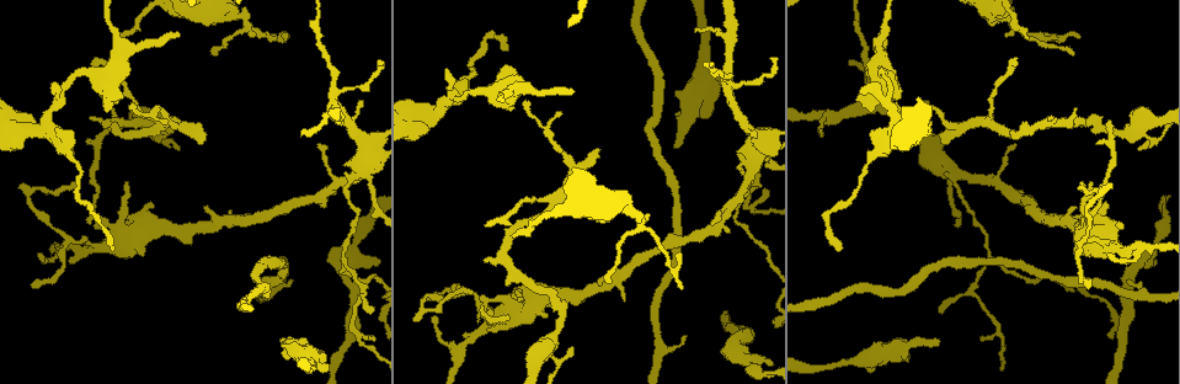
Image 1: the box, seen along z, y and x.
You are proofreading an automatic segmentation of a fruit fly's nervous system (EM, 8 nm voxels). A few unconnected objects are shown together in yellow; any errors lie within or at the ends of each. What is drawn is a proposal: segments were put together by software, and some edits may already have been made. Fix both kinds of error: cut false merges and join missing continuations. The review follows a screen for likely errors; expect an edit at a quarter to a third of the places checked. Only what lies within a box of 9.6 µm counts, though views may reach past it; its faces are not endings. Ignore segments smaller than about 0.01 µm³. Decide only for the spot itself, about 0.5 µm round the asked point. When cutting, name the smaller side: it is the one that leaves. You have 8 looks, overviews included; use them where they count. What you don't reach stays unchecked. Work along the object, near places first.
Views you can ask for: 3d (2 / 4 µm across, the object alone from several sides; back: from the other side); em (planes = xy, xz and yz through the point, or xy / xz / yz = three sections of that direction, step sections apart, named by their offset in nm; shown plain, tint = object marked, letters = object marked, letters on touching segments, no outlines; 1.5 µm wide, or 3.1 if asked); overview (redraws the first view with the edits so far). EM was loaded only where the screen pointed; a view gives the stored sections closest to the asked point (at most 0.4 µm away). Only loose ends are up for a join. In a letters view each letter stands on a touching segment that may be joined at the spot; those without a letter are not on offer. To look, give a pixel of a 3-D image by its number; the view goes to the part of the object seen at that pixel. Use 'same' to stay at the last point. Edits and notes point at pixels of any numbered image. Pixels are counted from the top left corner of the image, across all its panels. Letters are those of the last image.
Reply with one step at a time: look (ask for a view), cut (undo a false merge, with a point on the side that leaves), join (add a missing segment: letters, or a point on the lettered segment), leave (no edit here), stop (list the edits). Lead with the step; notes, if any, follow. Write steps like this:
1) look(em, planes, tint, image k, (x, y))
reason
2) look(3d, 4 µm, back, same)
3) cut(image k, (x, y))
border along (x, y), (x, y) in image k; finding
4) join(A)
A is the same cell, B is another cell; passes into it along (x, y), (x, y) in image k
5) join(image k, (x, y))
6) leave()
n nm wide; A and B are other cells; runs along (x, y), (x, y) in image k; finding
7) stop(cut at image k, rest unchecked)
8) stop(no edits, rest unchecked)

look(3d, 2 µm, image 1, (642, 226))
branch point

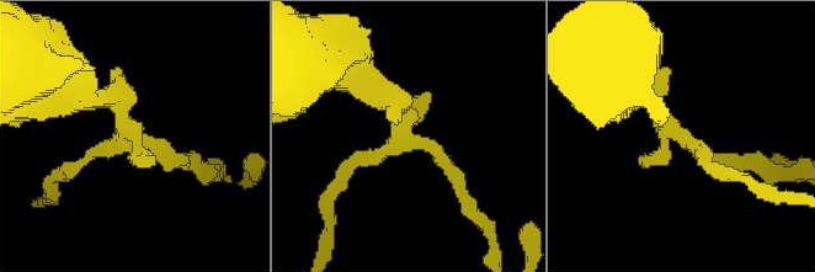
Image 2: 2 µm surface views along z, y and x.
look(em, xz, step 8, tint, image 2, (402, 126))
now the EM

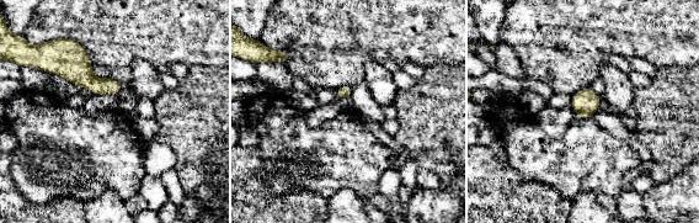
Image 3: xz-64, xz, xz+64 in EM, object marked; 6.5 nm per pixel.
look(em, yz, step 4, letters, same)
another direction

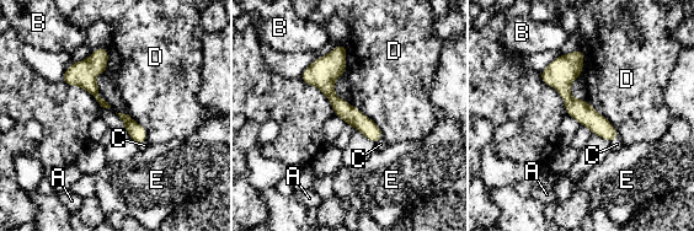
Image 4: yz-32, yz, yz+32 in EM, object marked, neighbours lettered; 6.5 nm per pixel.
leave()
A, B, C, D and E are other cells; runs along (340, 48), (329, 92), (374, 139) in image 4; one cell here

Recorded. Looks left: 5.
look(em, xy, step 4, tint, image 1, (108, 110))
free end

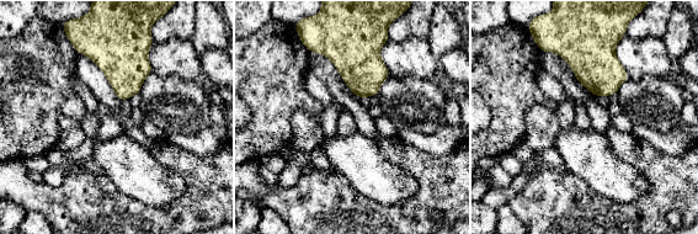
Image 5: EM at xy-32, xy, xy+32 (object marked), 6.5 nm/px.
look(em, planes, letters, same)
another direction

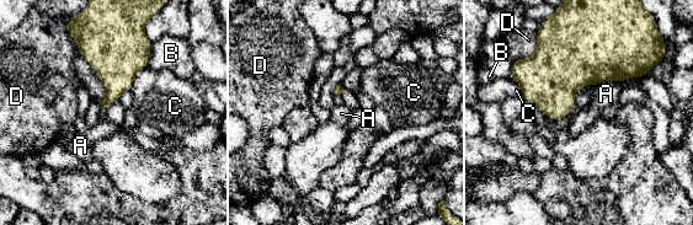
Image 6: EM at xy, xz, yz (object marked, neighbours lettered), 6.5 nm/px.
leave()
A, B, C and D are other cells; no lettered segment goes on from it

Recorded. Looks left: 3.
look(3d, 4 µm, image 1, (300, 135))
free end

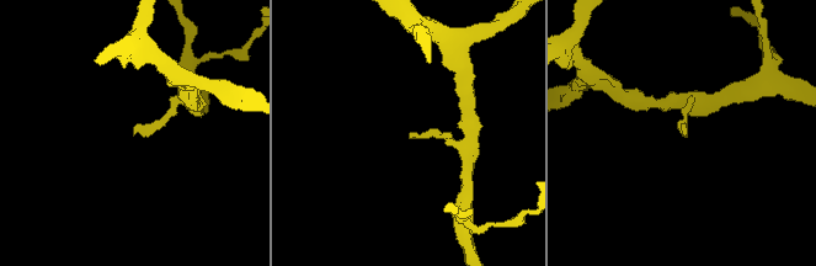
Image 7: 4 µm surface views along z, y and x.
look(em, planes, letters, image 7, (410, 136))
shape alone is not enough

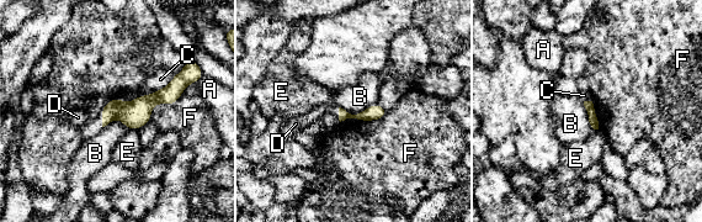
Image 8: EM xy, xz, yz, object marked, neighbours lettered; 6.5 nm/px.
leave()
A, B, C, D, E and F are other cells; border along (187, 85), (149, 120) in image 8; none of them fits

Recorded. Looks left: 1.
stop(no edits, rest unchecked)

